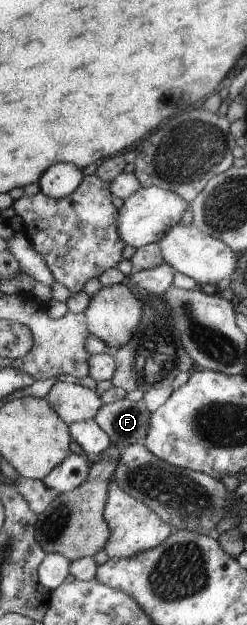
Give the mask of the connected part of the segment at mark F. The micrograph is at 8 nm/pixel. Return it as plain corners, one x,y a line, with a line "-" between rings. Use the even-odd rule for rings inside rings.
125,398
105,404
96,415
99,425
109,434
112,445
125,451
130,445
142,443
150,428
152,413
145,407
145,401
132,402

